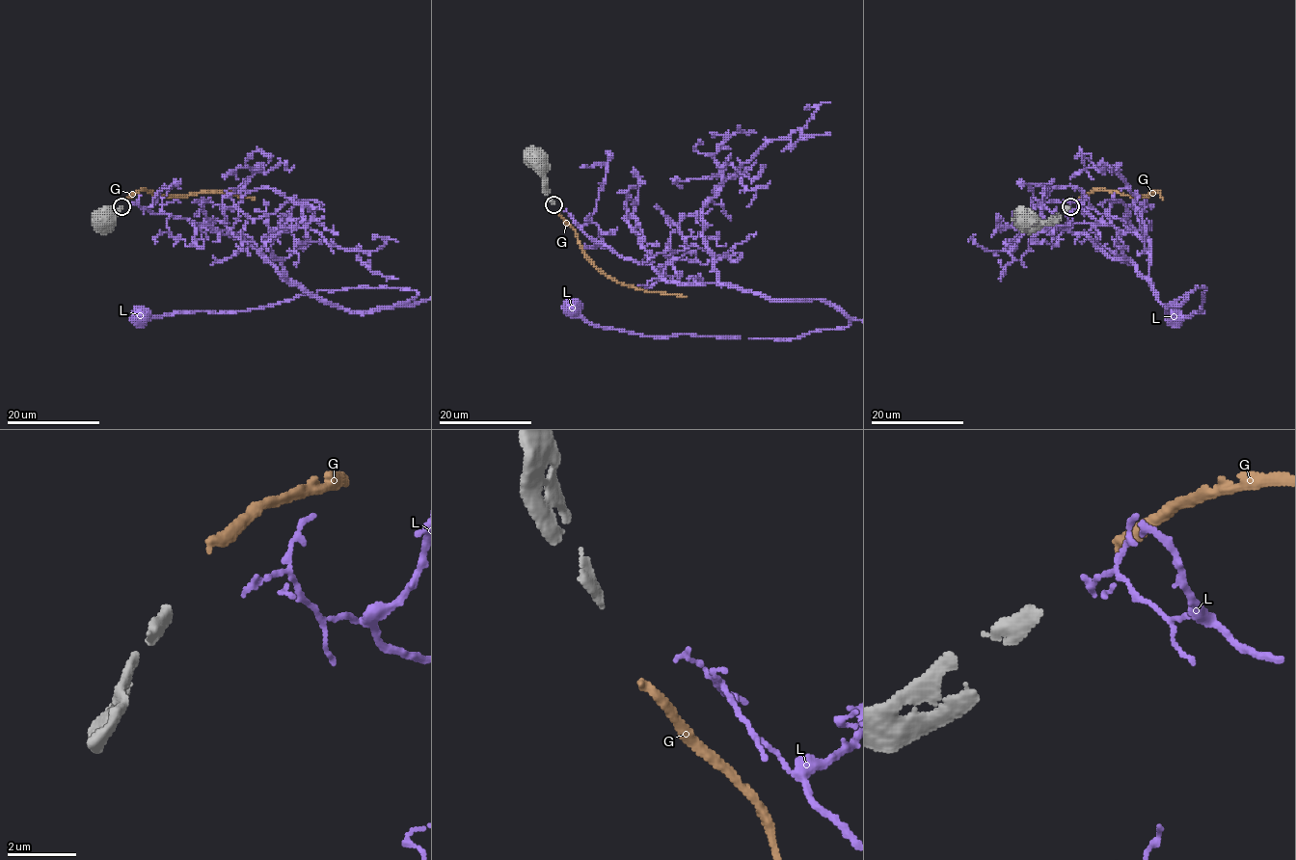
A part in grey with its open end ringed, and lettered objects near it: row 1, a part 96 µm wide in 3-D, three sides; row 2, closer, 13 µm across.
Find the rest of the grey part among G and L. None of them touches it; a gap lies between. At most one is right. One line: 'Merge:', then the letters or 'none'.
Merge: G

